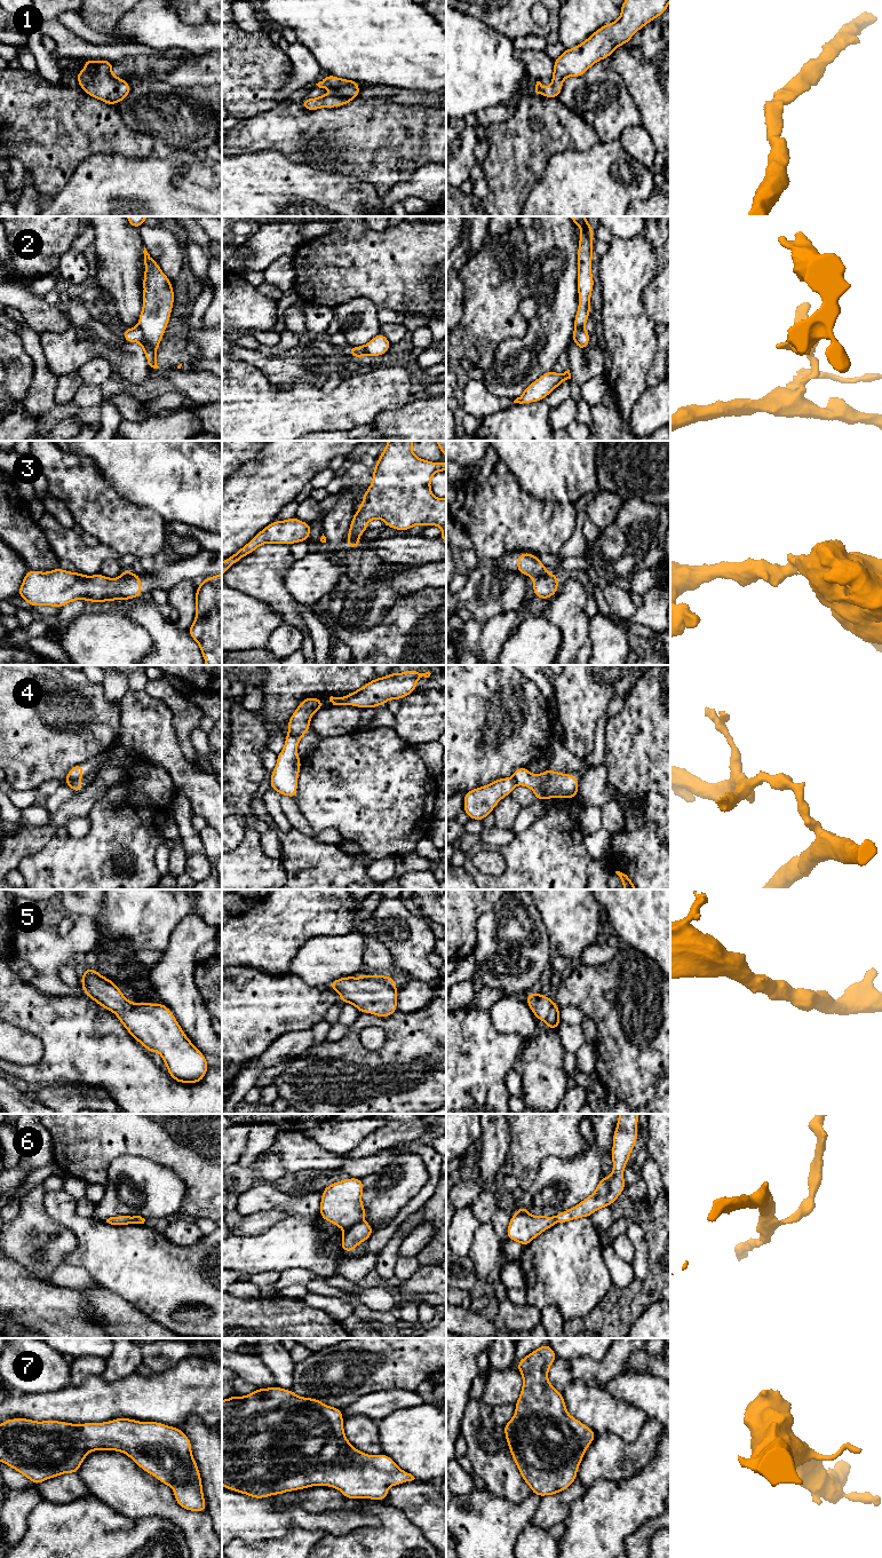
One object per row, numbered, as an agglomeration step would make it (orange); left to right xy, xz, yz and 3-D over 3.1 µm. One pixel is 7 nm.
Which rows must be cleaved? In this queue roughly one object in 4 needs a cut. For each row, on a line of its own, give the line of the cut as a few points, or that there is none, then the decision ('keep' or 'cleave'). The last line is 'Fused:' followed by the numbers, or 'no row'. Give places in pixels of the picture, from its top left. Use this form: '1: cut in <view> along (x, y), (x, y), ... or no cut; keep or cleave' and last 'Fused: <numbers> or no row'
1: no cut; keep
2: cut in xy along (137, 326), (144, 340), (155, 353); cleave
3: cut in yz along (547, 571), (534, 578); cleave
4: cut in xy along (79, 777), (64, 782); cleave
5: no cut; keep
6: cut in xz along (363, 1220), (347, 1230); cleave
7: no cut; keep
Fused: 2, 3, 4, 6

